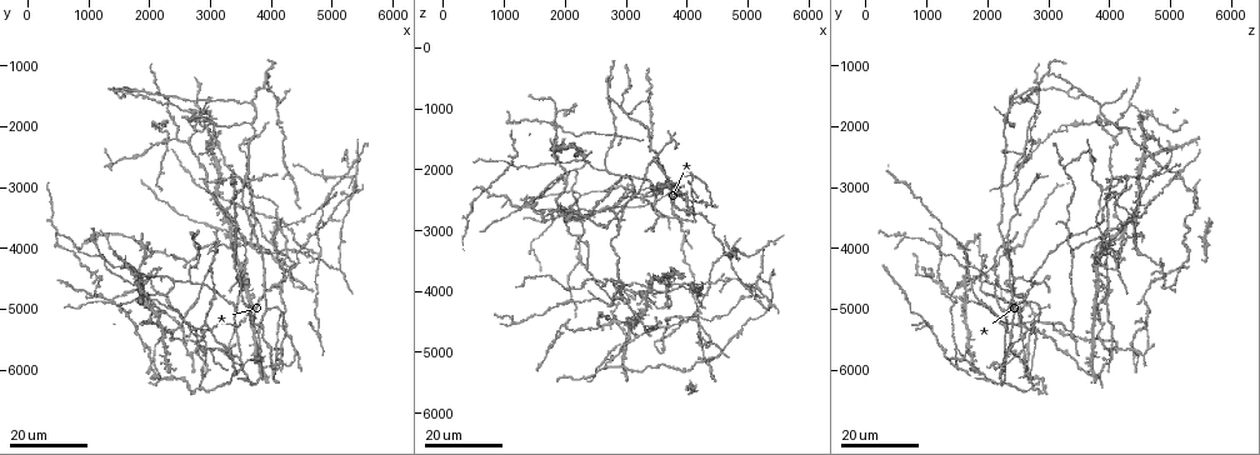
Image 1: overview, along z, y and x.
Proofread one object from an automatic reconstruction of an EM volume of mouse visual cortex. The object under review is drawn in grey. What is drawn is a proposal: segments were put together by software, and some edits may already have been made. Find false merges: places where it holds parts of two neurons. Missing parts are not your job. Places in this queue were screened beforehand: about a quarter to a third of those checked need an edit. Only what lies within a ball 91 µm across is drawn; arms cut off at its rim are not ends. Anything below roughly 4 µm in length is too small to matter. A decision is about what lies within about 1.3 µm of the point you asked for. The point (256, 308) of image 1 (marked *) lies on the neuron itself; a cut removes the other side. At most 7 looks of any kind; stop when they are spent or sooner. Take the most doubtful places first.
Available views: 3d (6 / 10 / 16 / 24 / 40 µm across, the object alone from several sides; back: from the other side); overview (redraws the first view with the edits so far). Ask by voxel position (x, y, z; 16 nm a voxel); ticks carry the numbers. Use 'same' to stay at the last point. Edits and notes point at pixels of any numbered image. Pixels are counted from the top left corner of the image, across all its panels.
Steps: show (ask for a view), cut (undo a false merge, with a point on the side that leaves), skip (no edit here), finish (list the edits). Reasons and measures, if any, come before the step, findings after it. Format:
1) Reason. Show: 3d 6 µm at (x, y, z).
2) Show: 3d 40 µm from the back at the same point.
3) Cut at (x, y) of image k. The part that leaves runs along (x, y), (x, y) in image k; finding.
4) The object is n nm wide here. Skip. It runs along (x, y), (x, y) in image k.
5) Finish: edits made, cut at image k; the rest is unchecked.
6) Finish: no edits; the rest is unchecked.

Three-way junction. Show: 3d 16 µm at (1400, 2550, 2500).

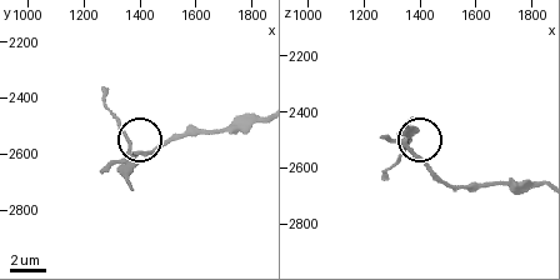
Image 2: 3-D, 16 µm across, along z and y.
Show: 3d 10 µm at (1370, 2600, 2480).

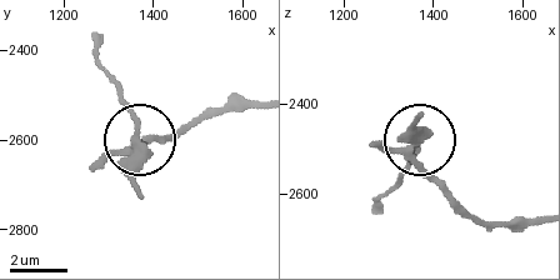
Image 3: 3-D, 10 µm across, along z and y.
The object is 310 nm wide here. Cut at (135, 186) of image 3. The part that leaves runs along (136, 150), (133, 109), (104, 66), (96, 33) in image 3; two neurons meet here.

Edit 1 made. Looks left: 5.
Four-way junction. Show: 3d 24 µm at (2700, 3850, 650).

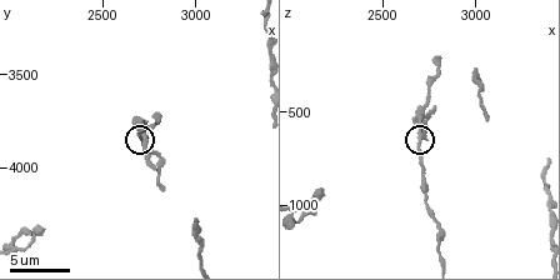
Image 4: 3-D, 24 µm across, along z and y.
Show: 3d 6 µm at (2700, 3820, 640).

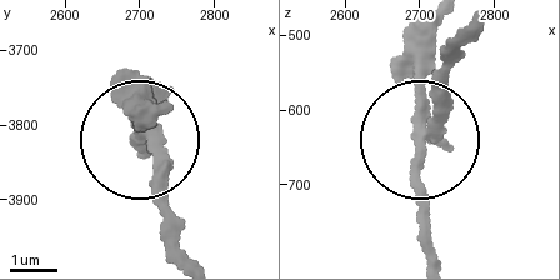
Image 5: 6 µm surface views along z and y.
The object is 270 nm wide here. Cut at (160, 173) of image 5. The part that leaves runs along (425, 135), (441, 56), (473, 20) in image 5; a second neuron is stuck on.

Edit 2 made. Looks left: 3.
Show: overview.

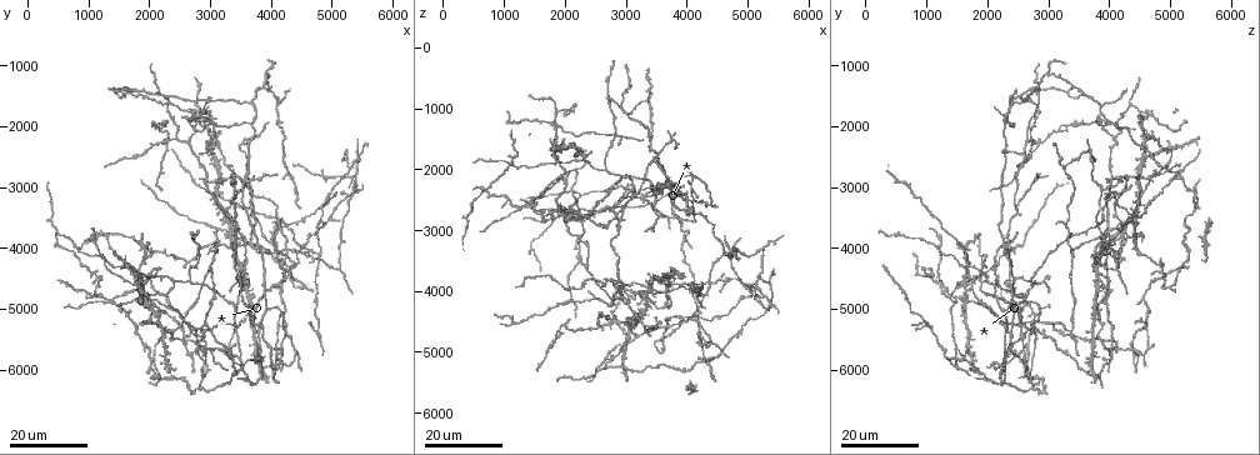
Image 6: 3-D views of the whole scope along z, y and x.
Four or more arms meet. Show: 3d 24 µm at (1350, 4900, 2600).

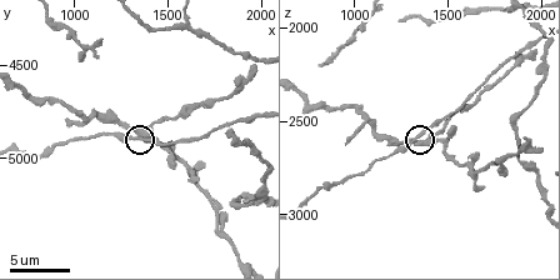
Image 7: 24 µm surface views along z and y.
Show: 3d 10 µm at (1380, 4860, 2620).

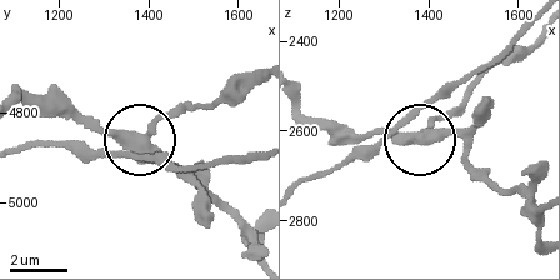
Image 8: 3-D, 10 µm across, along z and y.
The side arm is 18 µm long. Skip. It runs along (254, 150), (161, 165), (133, 155), (133, 136), (56, 114) in image 8; continuous, no second neuron.

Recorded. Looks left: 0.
Finish: edits made, cut at image 3, cut at image 5; the rest is unchecked.

